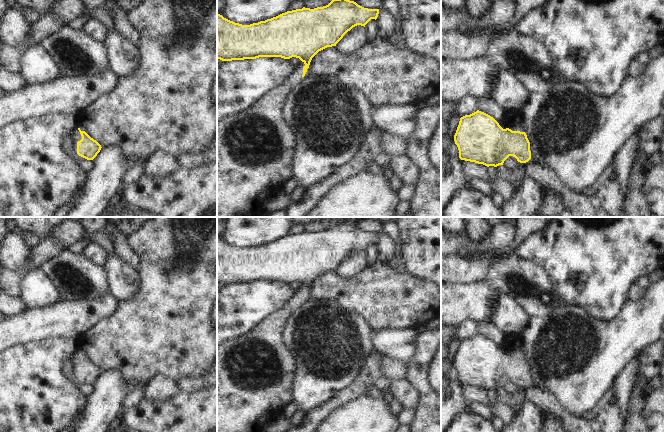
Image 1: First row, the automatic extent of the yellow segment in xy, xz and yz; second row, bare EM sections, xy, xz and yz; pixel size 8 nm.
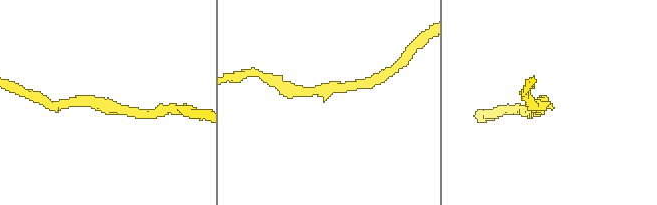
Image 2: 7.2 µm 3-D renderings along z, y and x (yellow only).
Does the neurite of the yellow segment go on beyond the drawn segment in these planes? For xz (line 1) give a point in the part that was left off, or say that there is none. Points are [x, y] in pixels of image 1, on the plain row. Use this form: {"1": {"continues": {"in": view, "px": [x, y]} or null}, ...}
{"1": {"continues": {"in": "xz", "px": [255, 371]}}}

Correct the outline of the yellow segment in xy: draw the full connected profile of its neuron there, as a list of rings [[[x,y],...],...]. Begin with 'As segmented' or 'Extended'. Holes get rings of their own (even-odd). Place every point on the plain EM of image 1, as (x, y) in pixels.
Extended. [[[81,350],[73,353],[71,363],[72,377],[78,384],[93,384],[102,372]]]

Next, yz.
Extended. [[[479,334],[460,342],[454,365],[461,384],[487,391],[503,389],[507,382],[532,387],[530,366],[523,351],[506,352]]]

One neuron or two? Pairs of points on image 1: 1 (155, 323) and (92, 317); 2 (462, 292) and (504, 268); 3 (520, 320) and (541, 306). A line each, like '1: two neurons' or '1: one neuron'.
1: two neurons
2: two neurons
3: two neurons

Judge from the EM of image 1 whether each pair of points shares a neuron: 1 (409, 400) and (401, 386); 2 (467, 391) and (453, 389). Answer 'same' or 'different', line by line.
1: same
2: different

